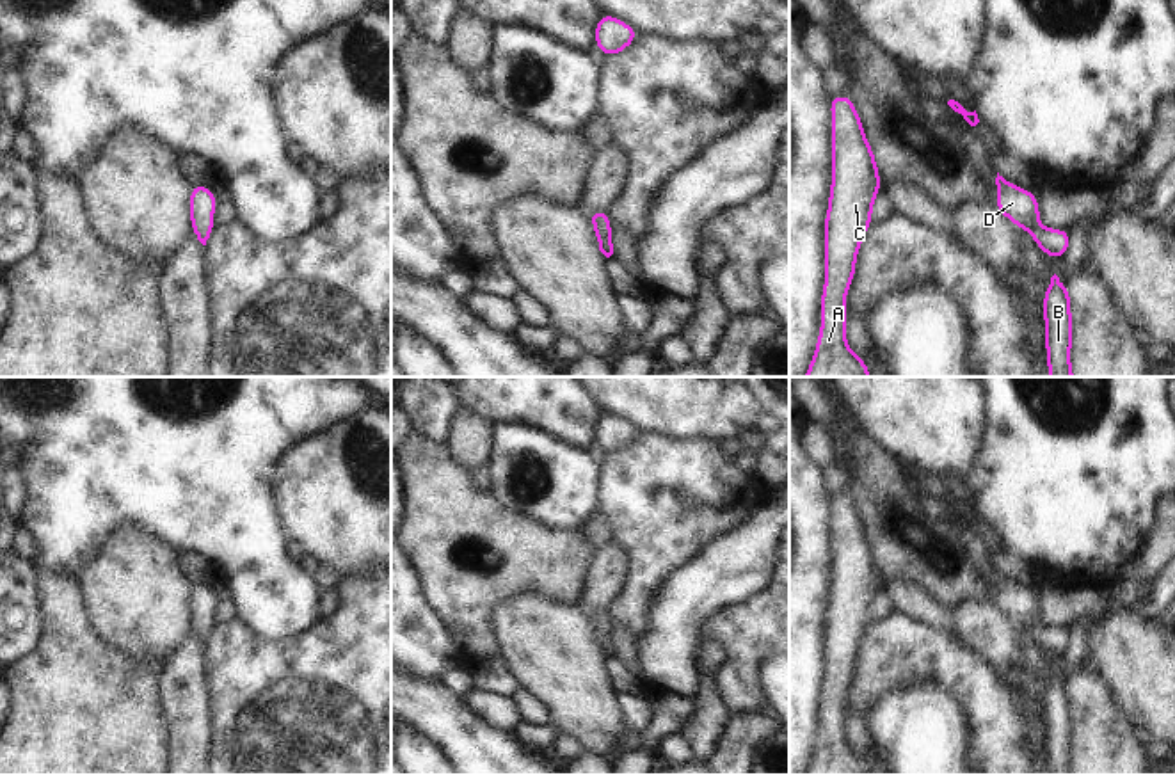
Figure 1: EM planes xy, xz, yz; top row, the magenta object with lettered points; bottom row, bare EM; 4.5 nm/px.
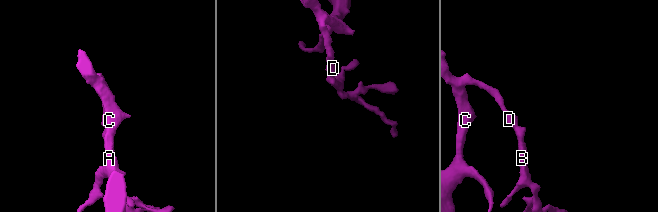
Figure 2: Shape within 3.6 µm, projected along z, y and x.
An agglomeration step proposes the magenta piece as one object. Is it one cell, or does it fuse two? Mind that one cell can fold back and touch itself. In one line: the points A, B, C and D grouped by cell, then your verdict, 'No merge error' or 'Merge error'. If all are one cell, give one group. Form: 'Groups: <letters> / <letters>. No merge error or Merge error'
Groups: A B C D. No merge error

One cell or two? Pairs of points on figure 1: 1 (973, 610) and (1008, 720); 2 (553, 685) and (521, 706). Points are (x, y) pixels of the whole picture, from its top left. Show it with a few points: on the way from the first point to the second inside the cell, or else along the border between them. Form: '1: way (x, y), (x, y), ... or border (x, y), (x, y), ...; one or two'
1: border (959, 631), (1012, 685), (1019, 681); two
2: border (518, 688), (523, 688), (548, 713), (550, 724); two

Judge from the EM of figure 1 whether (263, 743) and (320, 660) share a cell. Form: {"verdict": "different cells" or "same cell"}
{"verdict": "same cell"}

